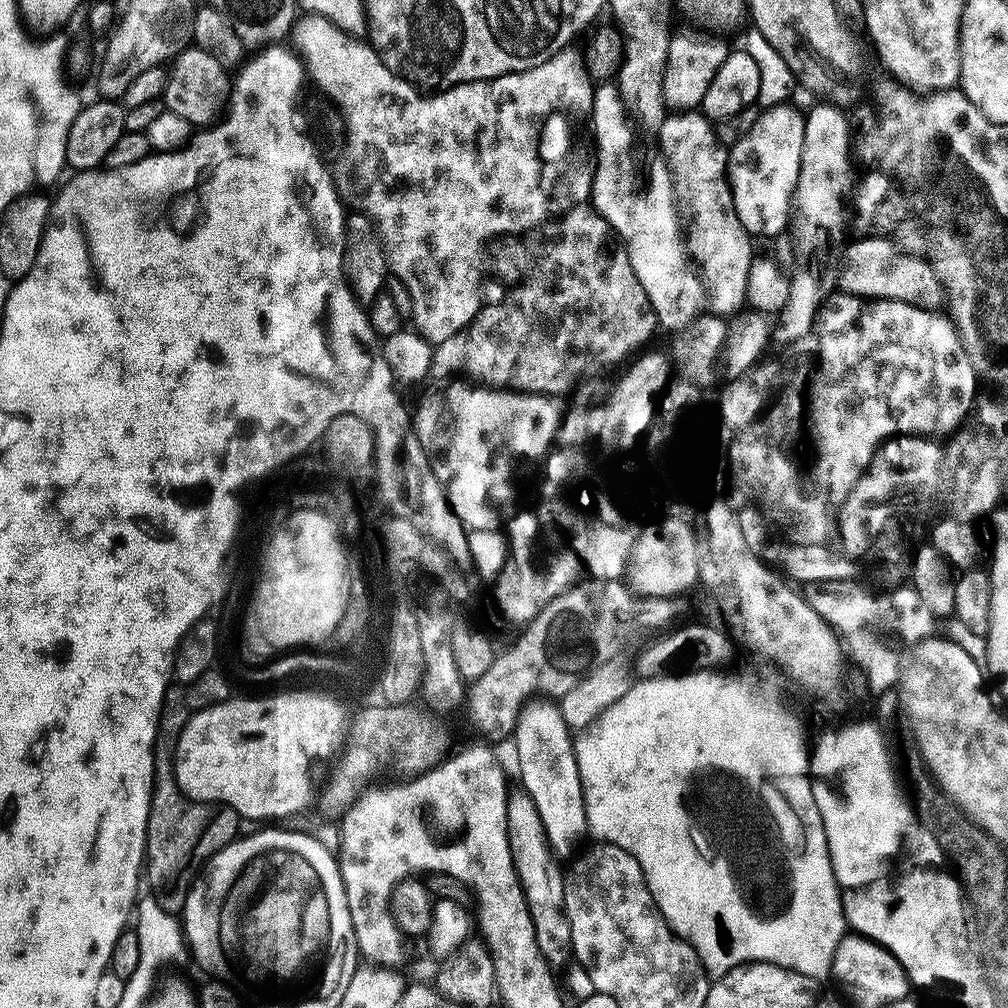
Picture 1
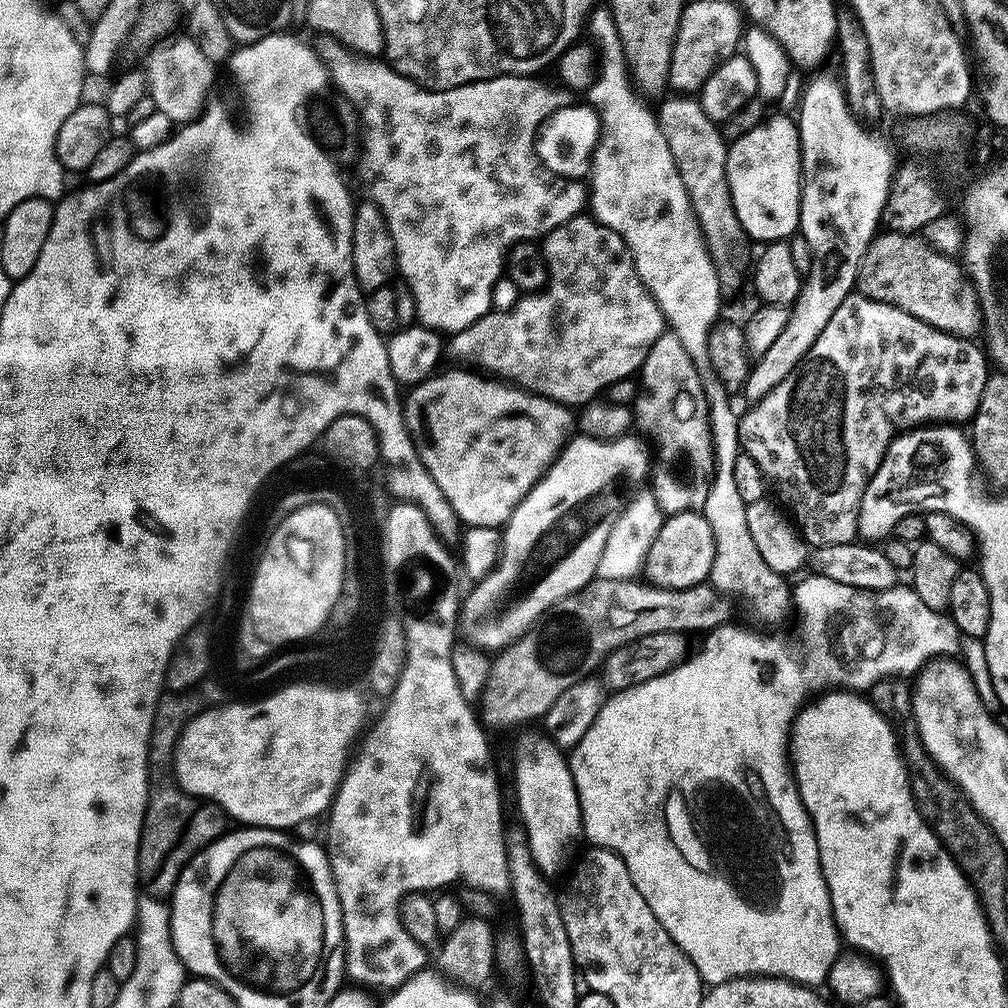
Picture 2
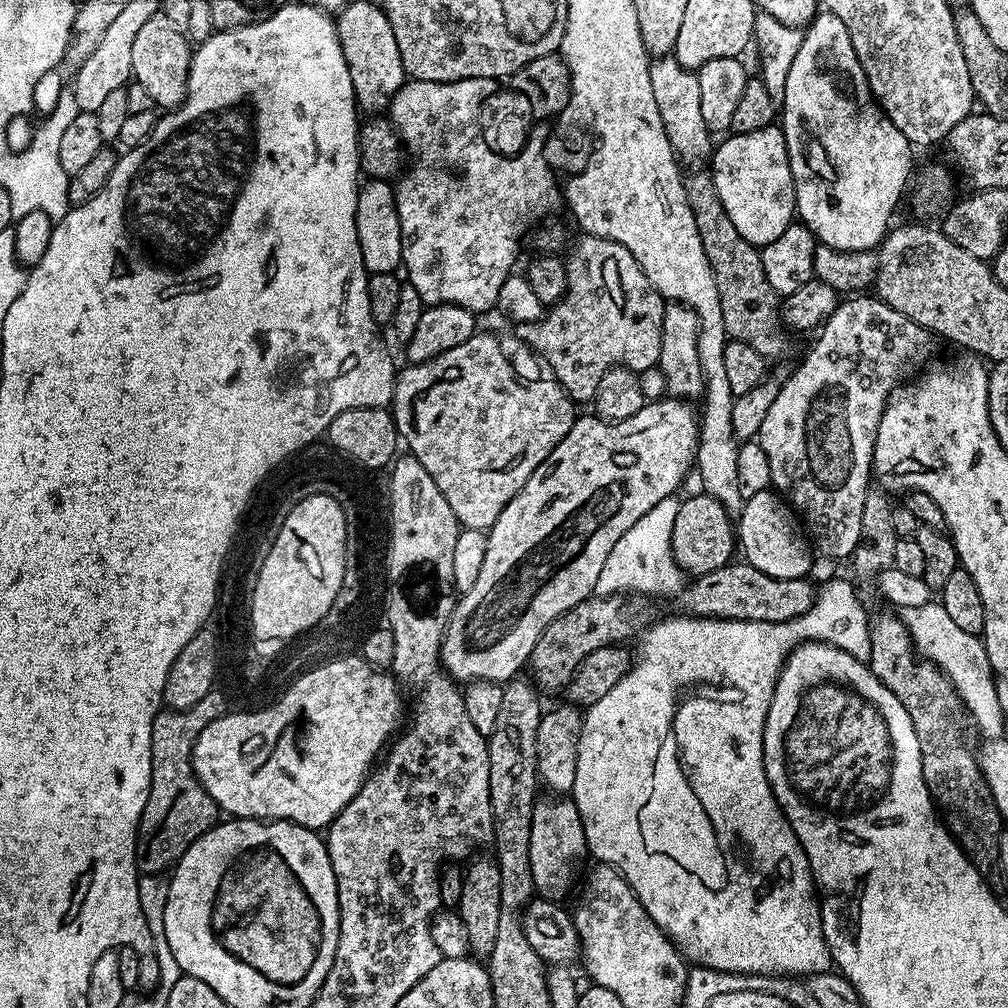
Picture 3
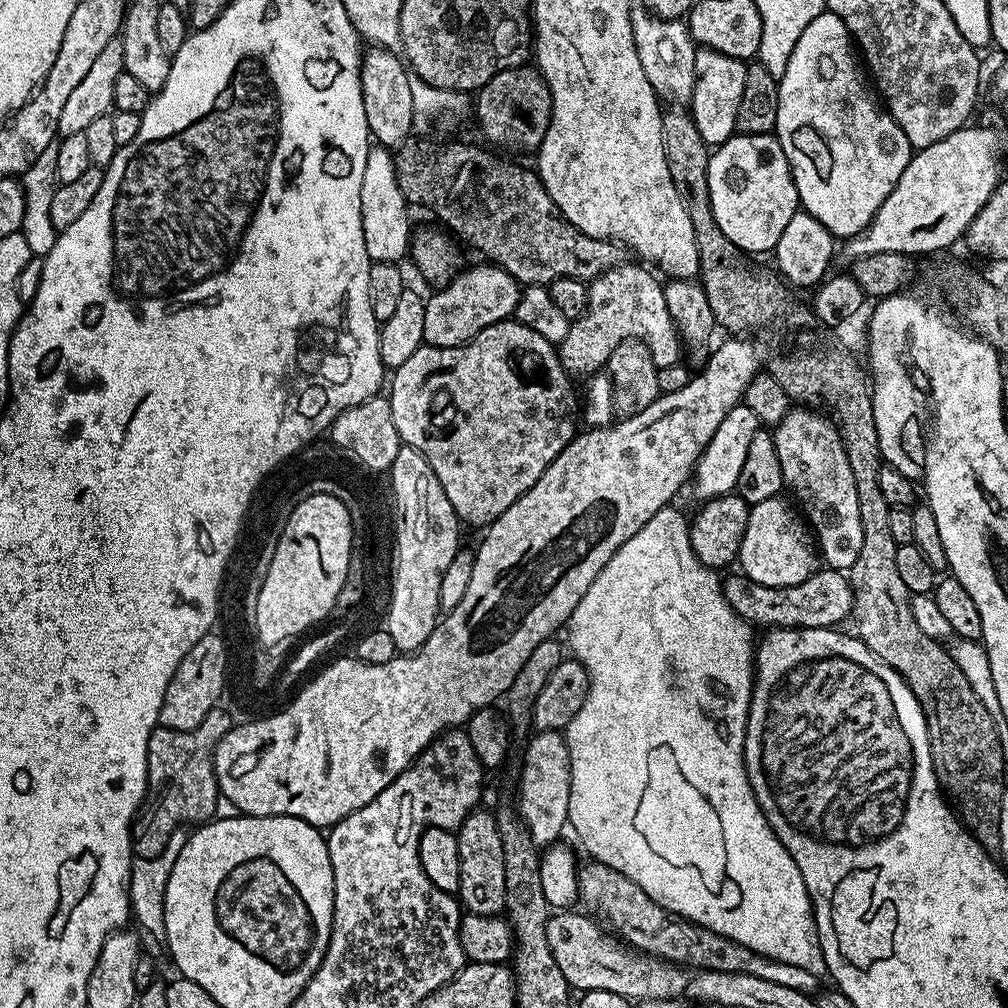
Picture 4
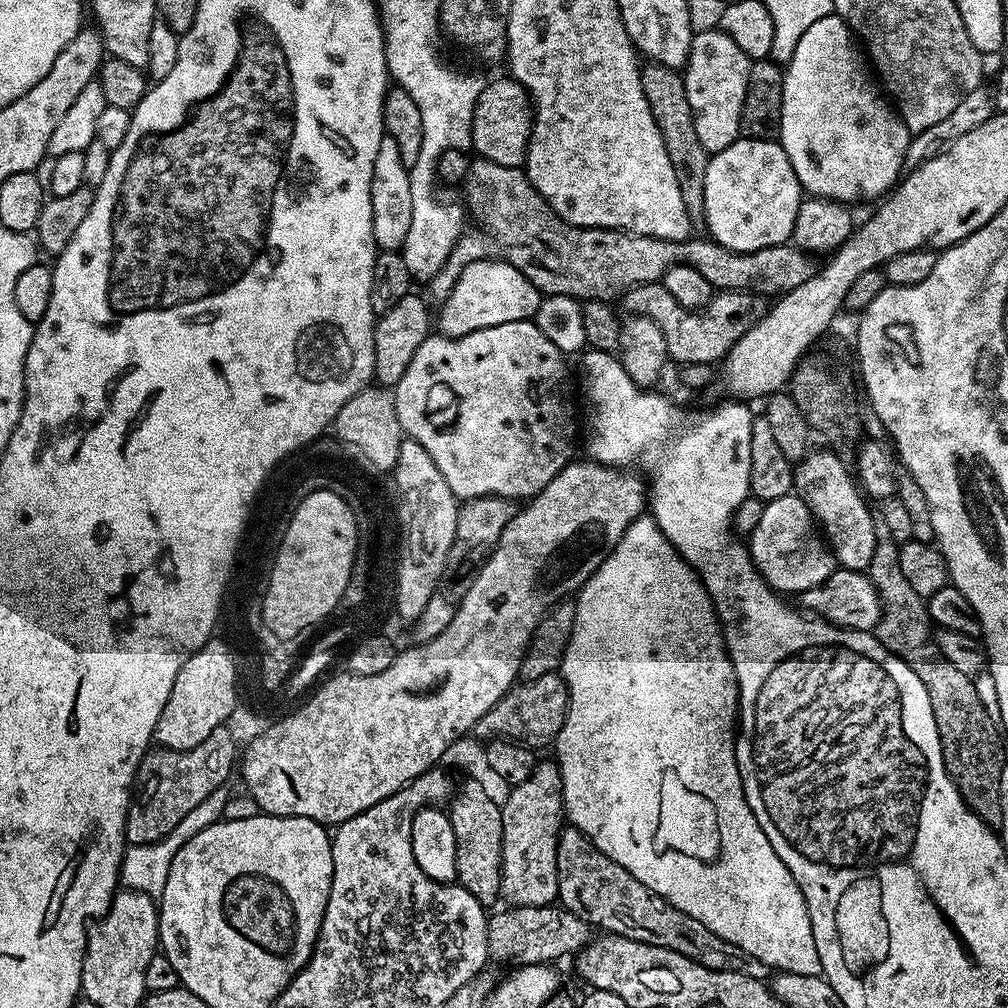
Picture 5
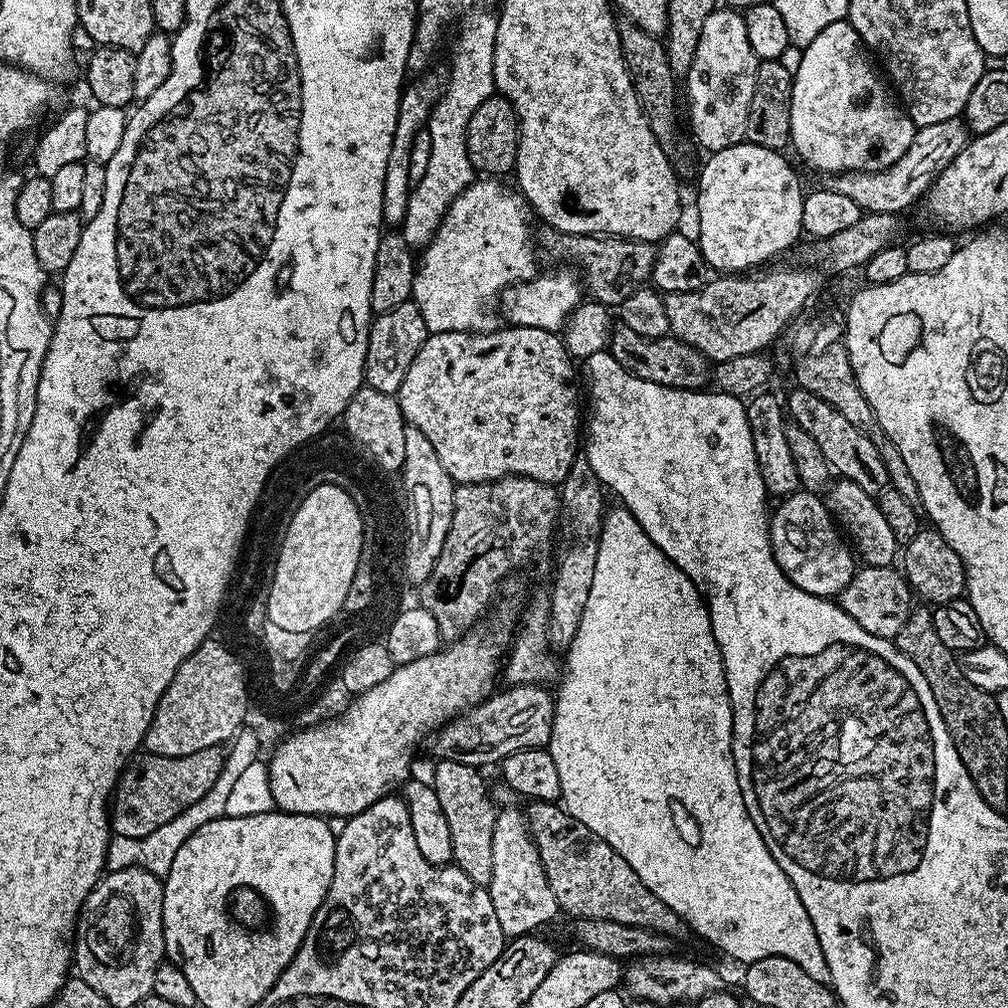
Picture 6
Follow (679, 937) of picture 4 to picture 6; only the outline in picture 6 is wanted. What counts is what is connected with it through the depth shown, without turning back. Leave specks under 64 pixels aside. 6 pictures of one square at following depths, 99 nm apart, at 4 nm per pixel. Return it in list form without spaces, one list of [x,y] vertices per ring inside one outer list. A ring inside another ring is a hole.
[[[532,802],[527,805],[526,819],[528,830],[532,833],[532,841],[536,844],[538,854],[542,858],[542,870],[546,870],[546,878],[550,882],[550,890],[554,890],[556,907],[561,913],[569,912],[569,917],[578,920],[609,920],[610,922],[622,922],[622,926],[642,926],[646,930],[654,930],[664,936],[674,938],[678,932],[685,931],[684,920],[662,898],[658,898],[634,874],[630,862],[622,858],[602,838],[598,838],[578,818],[565,812],[563,807],[556,802]]]

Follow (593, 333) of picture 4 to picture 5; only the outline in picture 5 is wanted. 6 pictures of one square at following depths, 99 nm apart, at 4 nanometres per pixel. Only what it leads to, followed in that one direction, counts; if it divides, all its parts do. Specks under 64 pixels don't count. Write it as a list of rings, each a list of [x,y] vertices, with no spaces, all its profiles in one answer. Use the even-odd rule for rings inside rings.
[[[663,282],[654,284],[643,284],[637,288],[632,288],[624,293],[622,303],[629,309],[627,310],[634,316],[645,316],[654,322],[658,322],[658,330],[662,330],[662,338],[666,340],[666,351],[669,361],[683,366],[690,363],[710,363],[715,365],[723,361],[724,357],[754,326],[764,317],[766,311],[766,300],[763,296],[758,296],[754,292],[726,292],[717,291],[713,295],[712,301],[705,308],[689,310],[683,308],[666,290]]]

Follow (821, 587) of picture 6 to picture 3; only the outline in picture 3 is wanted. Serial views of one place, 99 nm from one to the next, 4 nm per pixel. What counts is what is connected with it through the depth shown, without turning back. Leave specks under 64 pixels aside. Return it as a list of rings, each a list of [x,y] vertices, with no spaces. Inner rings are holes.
[[[772,490],[759,492],[743,501],[738,515],[738,548],[744,551],[743,559],[747,563],[762,570],[762,574],[770,574],[770,578],[802,580],[809,575],[812,558],[808,553],[813,552],[814,548],[802,531],[799,515],[787,500]]]

